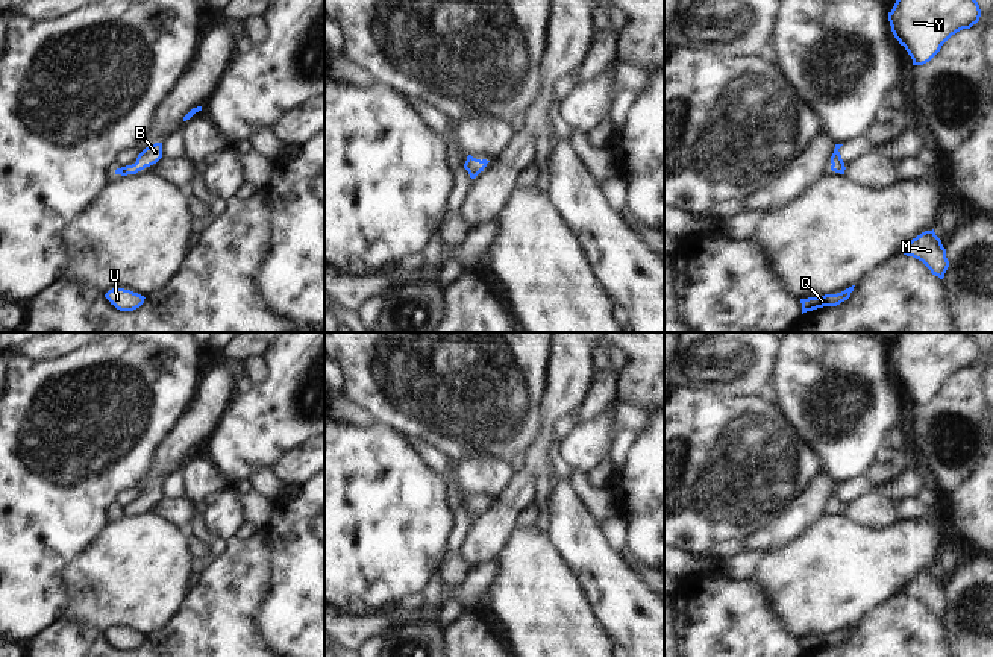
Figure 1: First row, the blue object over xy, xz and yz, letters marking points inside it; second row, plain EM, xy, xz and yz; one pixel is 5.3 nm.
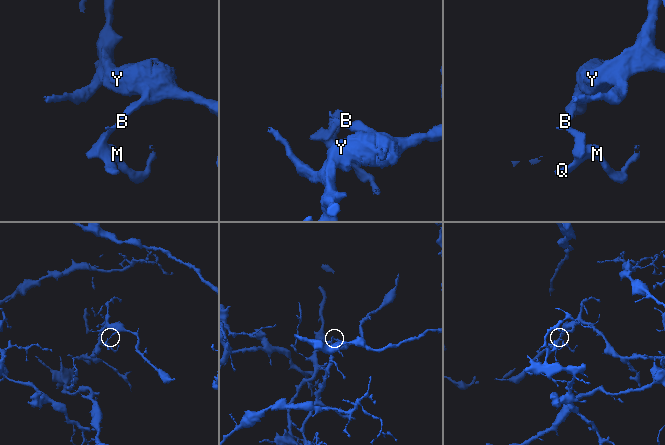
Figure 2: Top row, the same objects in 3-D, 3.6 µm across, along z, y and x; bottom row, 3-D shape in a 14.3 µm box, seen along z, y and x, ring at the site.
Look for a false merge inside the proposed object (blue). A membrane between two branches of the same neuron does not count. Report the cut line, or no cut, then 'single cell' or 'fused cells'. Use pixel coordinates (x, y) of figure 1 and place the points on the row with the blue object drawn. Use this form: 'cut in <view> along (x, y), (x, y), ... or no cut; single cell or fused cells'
no cut; single cell

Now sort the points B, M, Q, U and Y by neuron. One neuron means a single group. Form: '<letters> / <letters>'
B M Q U Y

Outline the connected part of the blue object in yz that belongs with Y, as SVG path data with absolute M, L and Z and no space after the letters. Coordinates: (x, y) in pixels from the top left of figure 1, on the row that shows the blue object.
M896 0L888 12L891 32L913 59L929 62L957 32L979 21L976 0Z

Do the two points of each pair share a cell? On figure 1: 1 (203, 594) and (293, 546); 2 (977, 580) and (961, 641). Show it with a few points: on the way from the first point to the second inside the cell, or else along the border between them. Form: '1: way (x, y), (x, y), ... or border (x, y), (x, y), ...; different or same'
1: border (264, 530), (270, 545), (269, 594); different
2: way (977, 595), (977, 625); same

